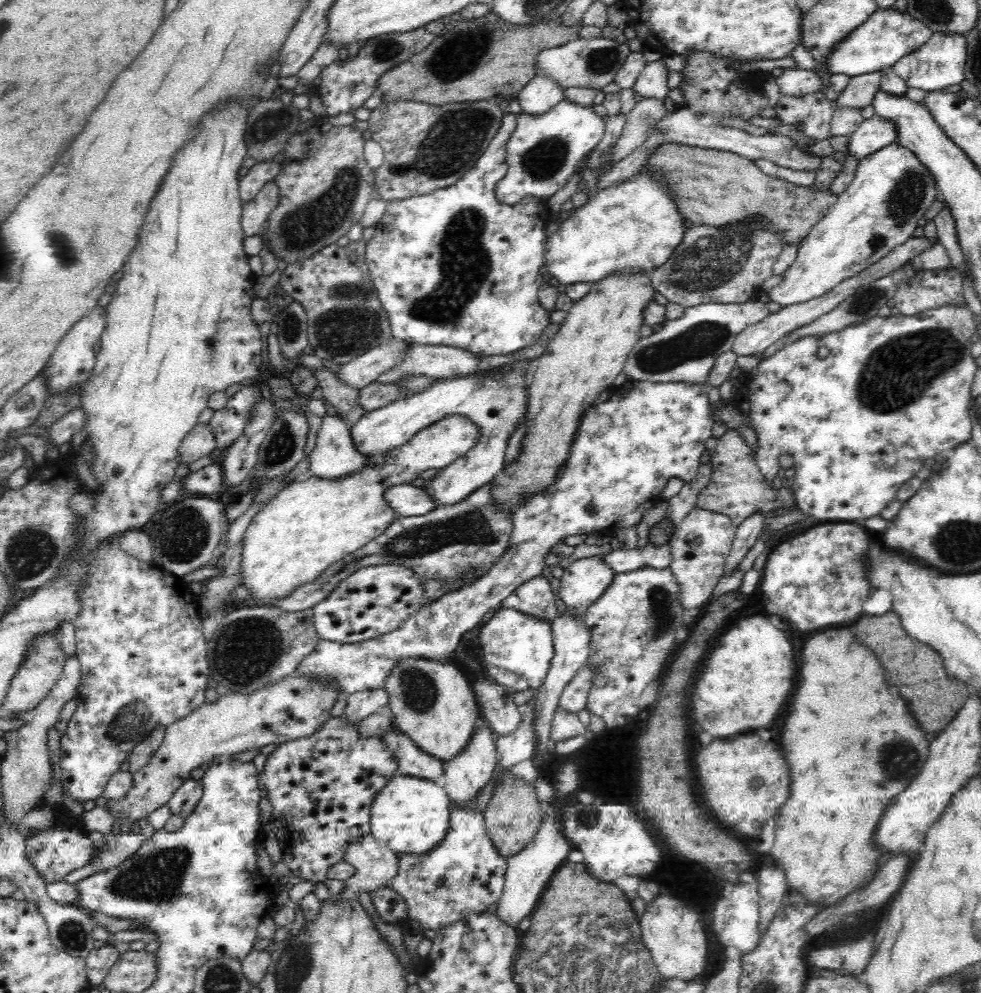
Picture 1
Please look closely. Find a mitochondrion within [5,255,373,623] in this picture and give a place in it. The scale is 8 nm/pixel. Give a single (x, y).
(182, 536)

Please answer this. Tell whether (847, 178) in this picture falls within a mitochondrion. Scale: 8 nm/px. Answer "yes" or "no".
no

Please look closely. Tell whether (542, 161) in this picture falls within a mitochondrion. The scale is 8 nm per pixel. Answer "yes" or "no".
yes

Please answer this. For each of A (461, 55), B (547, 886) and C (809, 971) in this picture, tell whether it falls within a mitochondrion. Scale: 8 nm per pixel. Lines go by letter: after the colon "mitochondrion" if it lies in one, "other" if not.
A: mitochondrion
B: other
C: other

